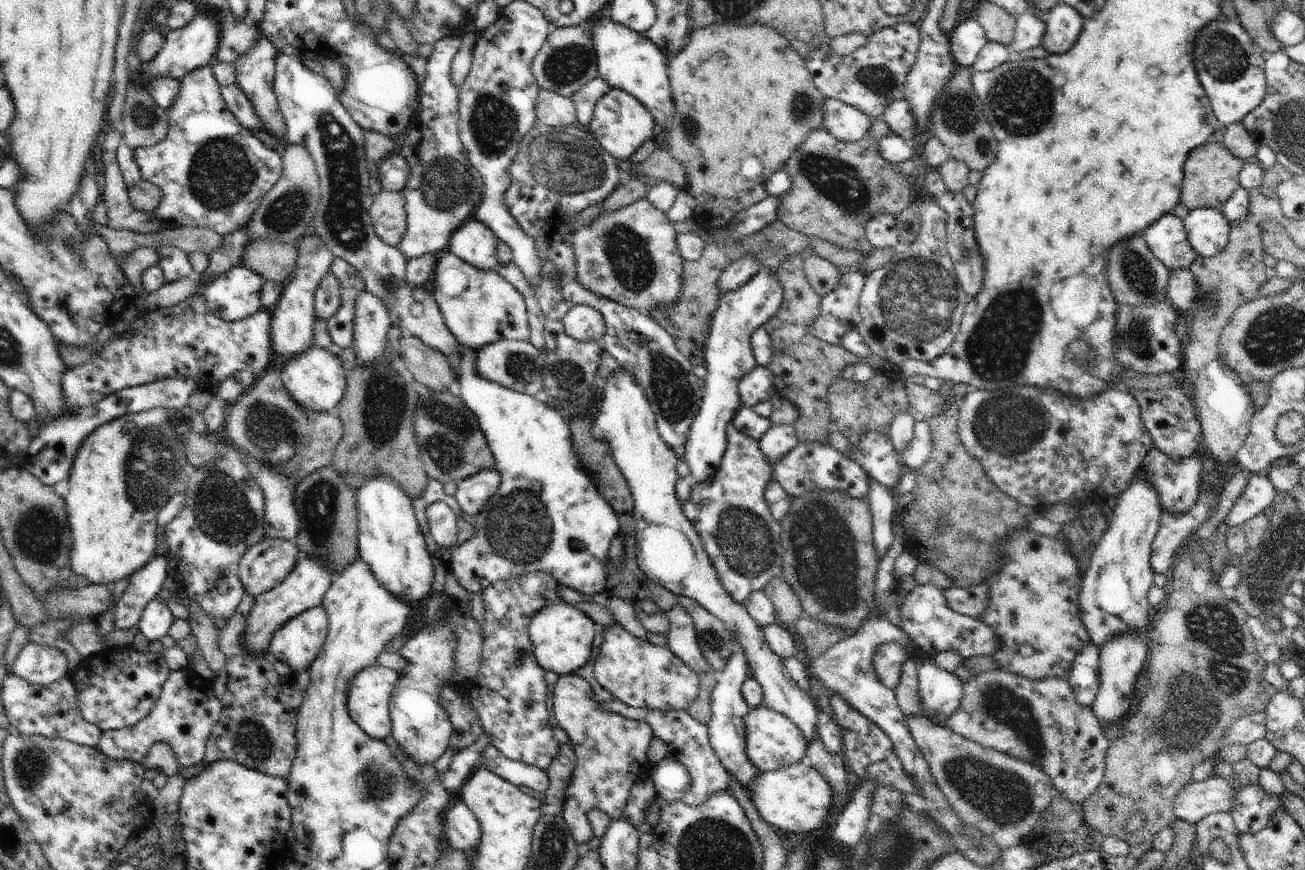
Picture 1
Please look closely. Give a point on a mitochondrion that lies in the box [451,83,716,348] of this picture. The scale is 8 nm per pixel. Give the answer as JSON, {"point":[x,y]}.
{"point":[567,164]}

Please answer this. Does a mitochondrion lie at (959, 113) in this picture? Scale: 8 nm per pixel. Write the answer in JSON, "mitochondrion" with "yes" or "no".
{"mitochondrion":"yes"}

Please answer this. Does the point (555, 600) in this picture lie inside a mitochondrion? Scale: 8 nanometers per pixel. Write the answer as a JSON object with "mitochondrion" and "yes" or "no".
{"mitochondrion":"no"}

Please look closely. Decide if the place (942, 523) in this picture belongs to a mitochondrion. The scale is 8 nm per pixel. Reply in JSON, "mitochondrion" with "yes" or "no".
{"mitochondrion":"yes"}

